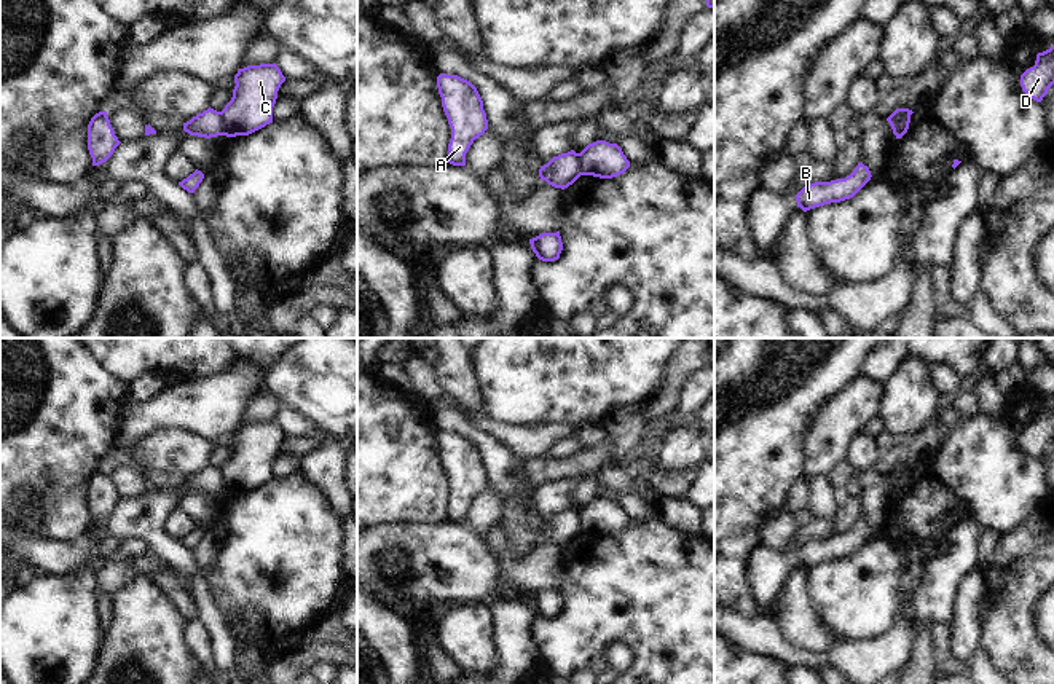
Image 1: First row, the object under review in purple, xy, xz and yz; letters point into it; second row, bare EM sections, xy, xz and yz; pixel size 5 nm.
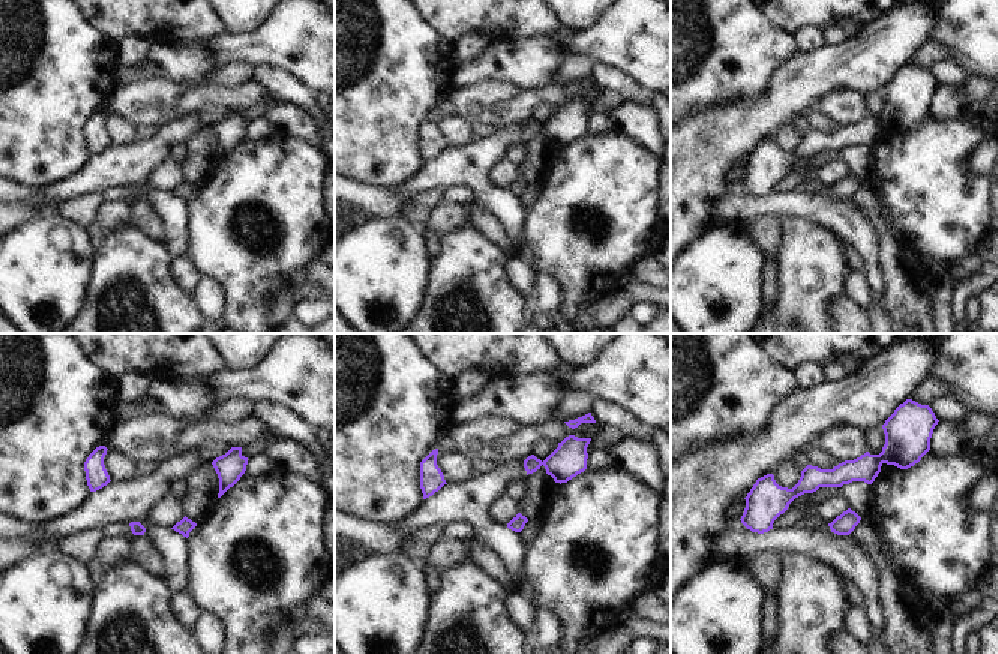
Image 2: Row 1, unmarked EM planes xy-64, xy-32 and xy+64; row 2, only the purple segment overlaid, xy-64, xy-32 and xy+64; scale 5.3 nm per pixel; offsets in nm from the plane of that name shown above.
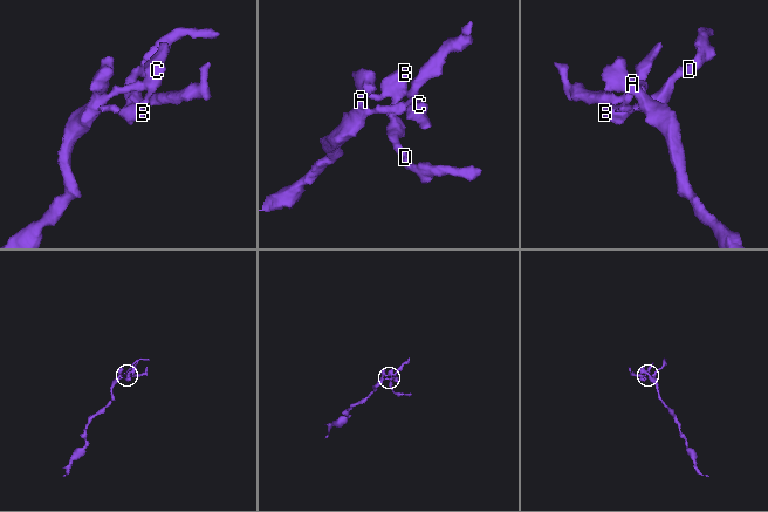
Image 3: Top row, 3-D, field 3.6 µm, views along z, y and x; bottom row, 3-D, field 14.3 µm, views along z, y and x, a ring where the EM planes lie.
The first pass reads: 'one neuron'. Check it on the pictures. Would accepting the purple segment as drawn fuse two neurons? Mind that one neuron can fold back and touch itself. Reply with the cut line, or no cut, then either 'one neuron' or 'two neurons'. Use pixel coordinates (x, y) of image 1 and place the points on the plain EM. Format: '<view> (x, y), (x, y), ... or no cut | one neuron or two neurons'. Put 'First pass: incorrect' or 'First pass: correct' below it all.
xy (219, 469), (227, 491) | two neurons
First pass: incorrect

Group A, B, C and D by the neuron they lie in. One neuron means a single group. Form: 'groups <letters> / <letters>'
groups A / B C D

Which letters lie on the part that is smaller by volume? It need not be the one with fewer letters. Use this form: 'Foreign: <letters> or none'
Foreign: B, C, D

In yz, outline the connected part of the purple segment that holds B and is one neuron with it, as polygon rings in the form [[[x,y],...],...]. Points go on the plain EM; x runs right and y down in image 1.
[[[858,520],[853,529],[845,536],[815,539],[804,544],[796,552],[797,564],[807,569],[824,561],[850,556],[871,537],[871,534],[869,525]]]

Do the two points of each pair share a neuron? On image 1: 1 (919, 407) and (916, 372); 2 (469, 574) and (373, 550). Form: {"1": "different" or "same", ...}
{"1": "same", "2": "same"}

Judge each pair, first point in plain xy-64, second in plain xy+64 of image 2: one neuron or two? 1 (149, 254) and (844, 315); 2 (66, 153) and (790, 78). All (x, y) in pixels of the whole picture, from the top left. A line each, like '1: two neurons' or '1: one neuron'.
1: two neurons
2: two neurons

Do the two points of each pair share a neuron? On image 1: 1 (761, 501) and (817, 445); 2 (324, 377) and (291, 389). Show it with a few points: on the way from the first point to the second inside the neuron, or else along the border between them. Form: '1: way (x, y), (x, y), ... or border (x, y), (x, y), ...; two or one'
1: border (812, 421), (804, 440), (802, 475); two
2: way (316, 377), (298, 381); one

